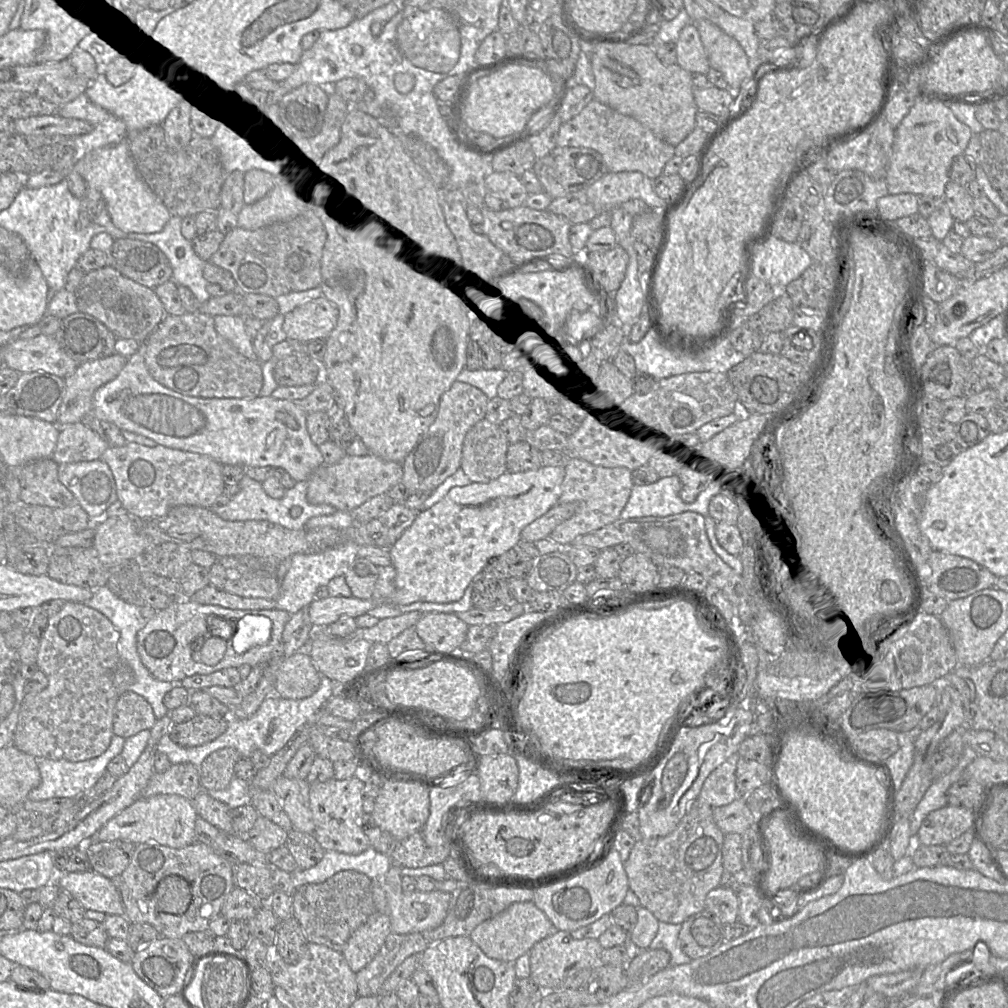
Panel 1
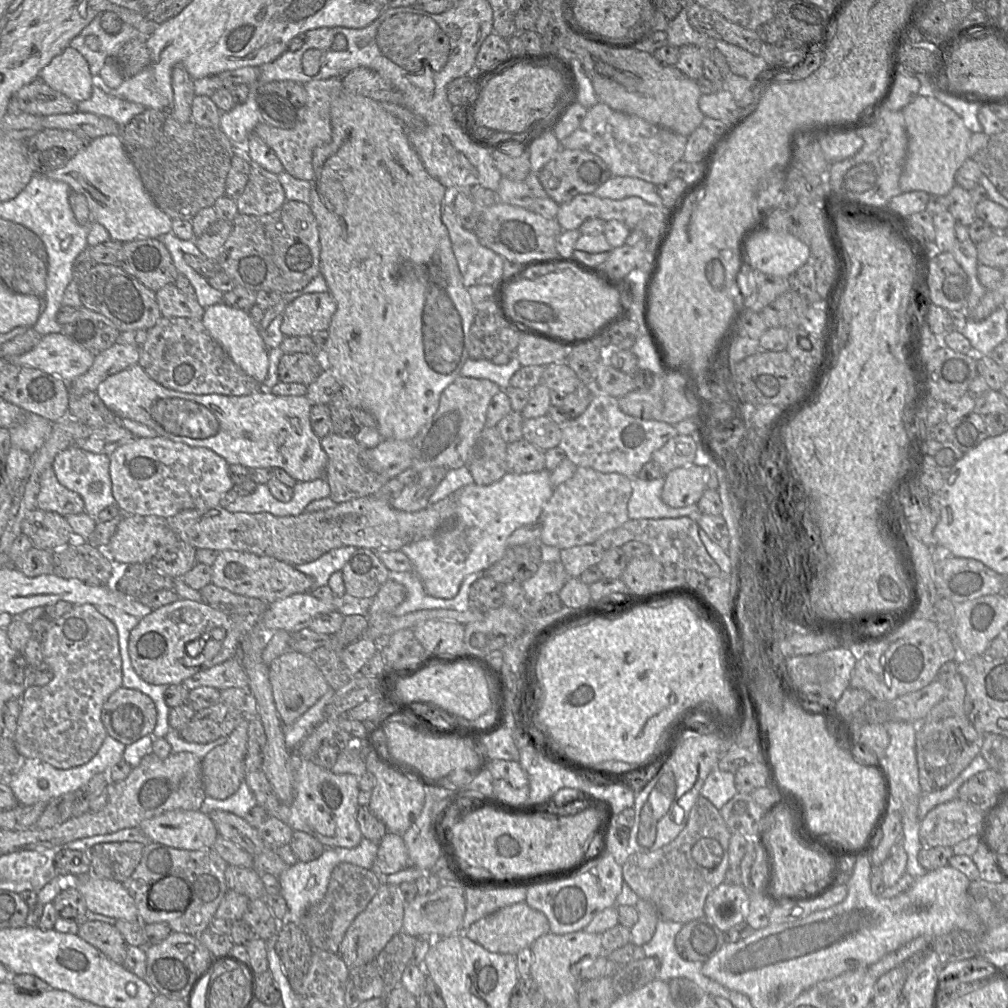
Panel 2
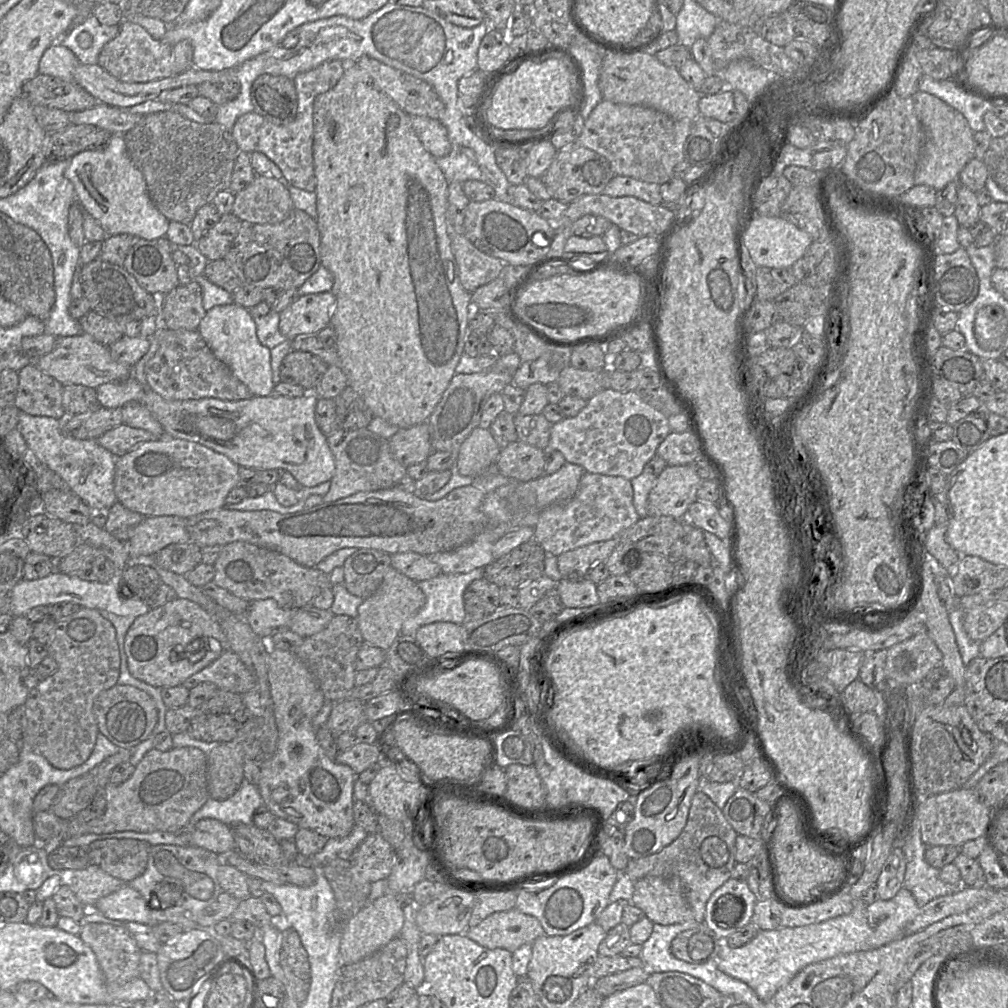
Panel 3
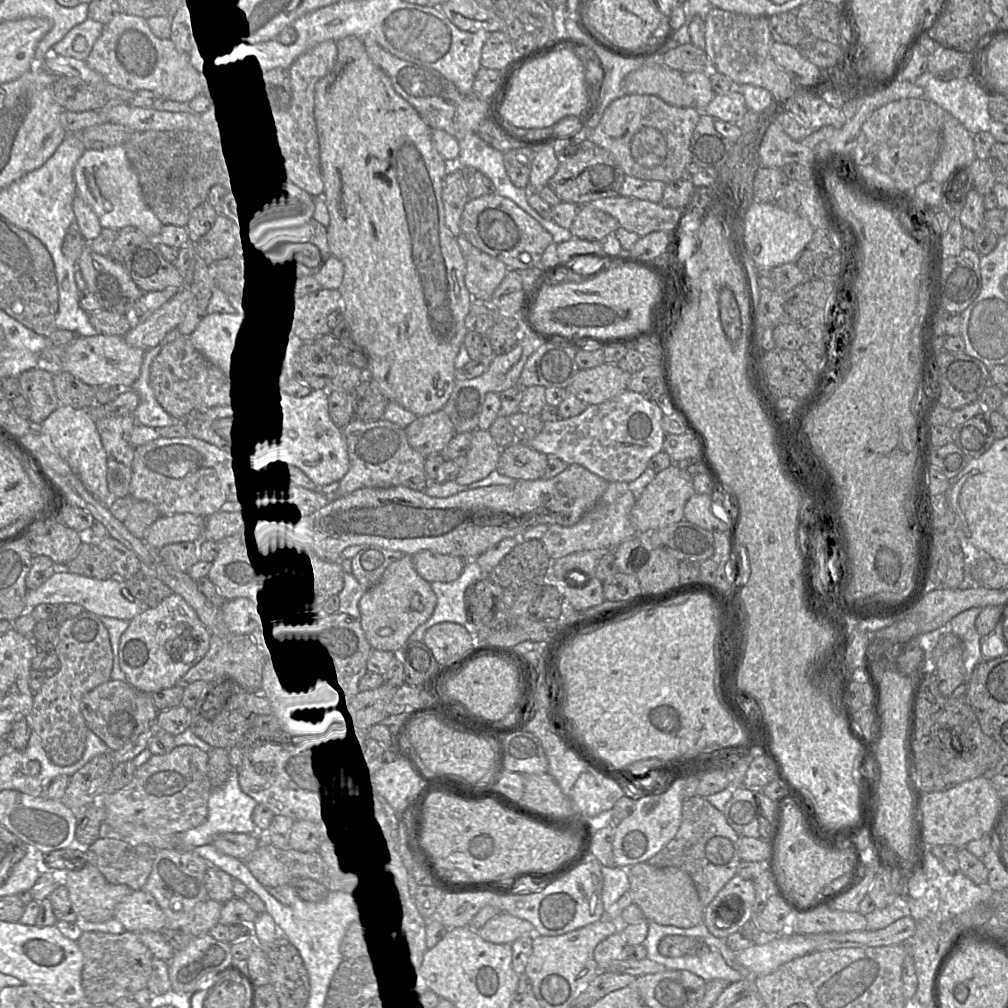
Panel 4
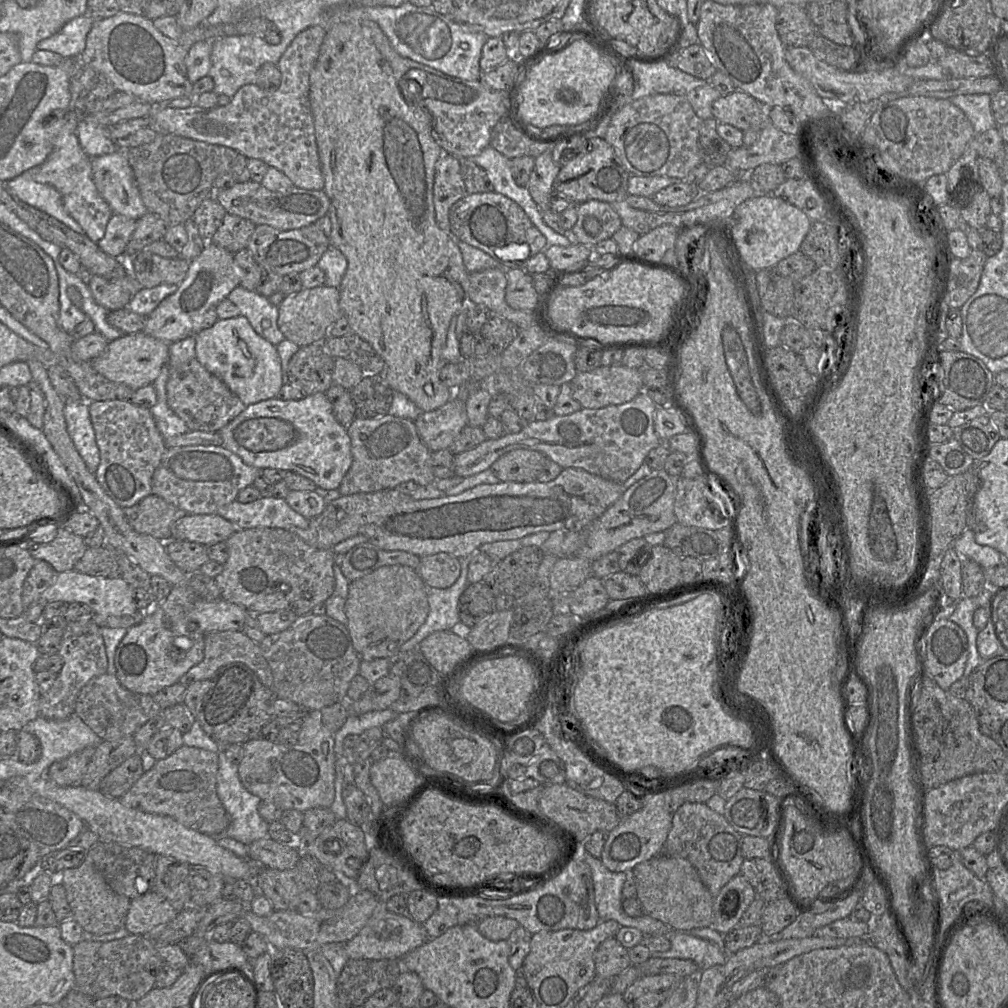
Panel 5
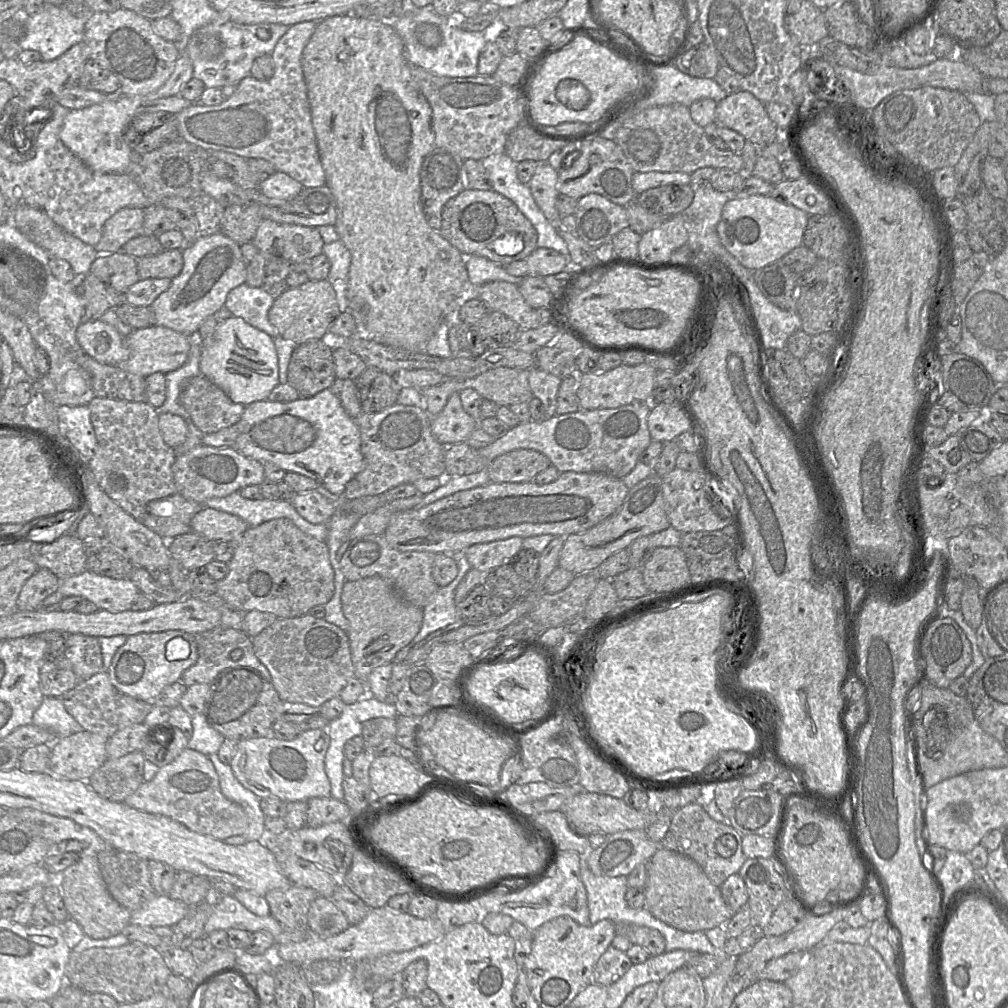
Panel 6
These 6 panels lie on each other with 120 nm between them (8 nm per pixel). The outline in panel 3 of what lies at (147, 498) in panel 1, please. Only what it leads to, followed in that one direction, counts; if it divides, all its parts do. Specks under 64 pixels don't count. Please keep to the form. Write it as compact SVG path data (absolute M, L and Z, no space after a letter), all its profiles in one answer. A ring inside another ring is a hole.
M164 437L116 457L114 489L120 503L143 516L188 518L225 507L228 494L238 486L239 467L200 443Z

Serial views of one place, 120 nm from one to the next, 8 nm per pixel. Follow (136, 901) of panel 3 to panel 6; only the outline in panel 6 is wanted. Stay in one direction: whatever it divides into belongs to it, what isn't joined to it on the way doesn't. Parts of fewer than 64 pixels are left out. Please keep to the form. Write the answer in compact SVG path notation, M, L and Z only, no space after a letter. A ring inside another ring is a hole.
M157 894L142 908L131 912L131 923L140 926L173 927L191 911L186 903Z

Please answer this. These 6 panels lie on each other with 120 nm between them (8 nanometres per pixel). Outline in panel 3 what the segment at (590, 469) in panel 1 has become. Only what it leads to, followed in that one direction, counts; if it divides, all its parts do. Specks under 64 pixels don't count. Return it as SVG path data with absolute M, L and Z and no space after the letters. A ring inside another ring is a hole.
M585 472L574 497L567 503L540 510L533 539L546 554L560 554L589 544L613 539L639 520L633 505L631 480Z

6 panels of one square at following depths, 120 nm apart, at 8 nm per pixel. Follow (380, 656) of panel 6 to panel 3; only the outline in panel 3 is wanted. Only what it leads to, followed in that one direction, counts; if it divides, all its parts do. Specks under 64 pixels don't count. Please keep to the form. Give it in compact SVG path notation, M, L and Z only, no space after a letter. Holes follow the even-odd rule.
M390 566L378 589L358 607L356 620L363 640L387 651L401 634L404 622L415 616L425 603L426 596L417 582Z

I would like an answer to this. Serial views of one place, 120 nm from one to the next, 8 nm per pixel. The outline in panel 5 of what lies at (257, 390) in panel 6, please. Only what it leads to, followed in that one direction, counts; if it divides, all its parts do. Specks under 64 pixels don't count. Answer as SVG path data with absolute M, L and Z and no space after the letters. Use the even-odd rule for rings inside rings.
M246 317L218 319L213 326L195 334L196 359L222 380L245 406L275 398L283 385L276 347L259 336Z

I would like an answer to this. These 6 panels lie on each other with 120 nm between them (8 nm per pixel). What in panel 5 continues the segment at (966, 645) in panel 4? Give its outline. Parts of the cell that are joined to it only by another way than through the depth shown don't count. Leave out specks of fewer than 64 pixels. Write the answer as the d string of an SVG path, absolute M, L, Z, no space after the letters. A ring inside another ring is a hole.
M990 587L985 588L975 597L961 597L958 601L952 601L947 595L944 596L949 604L946 618L959 625L967 635L968 659L963 677L969 677L971 672L986 660L978 652L977 636L979 631L973 624L973 613L989 602L990 589Z

